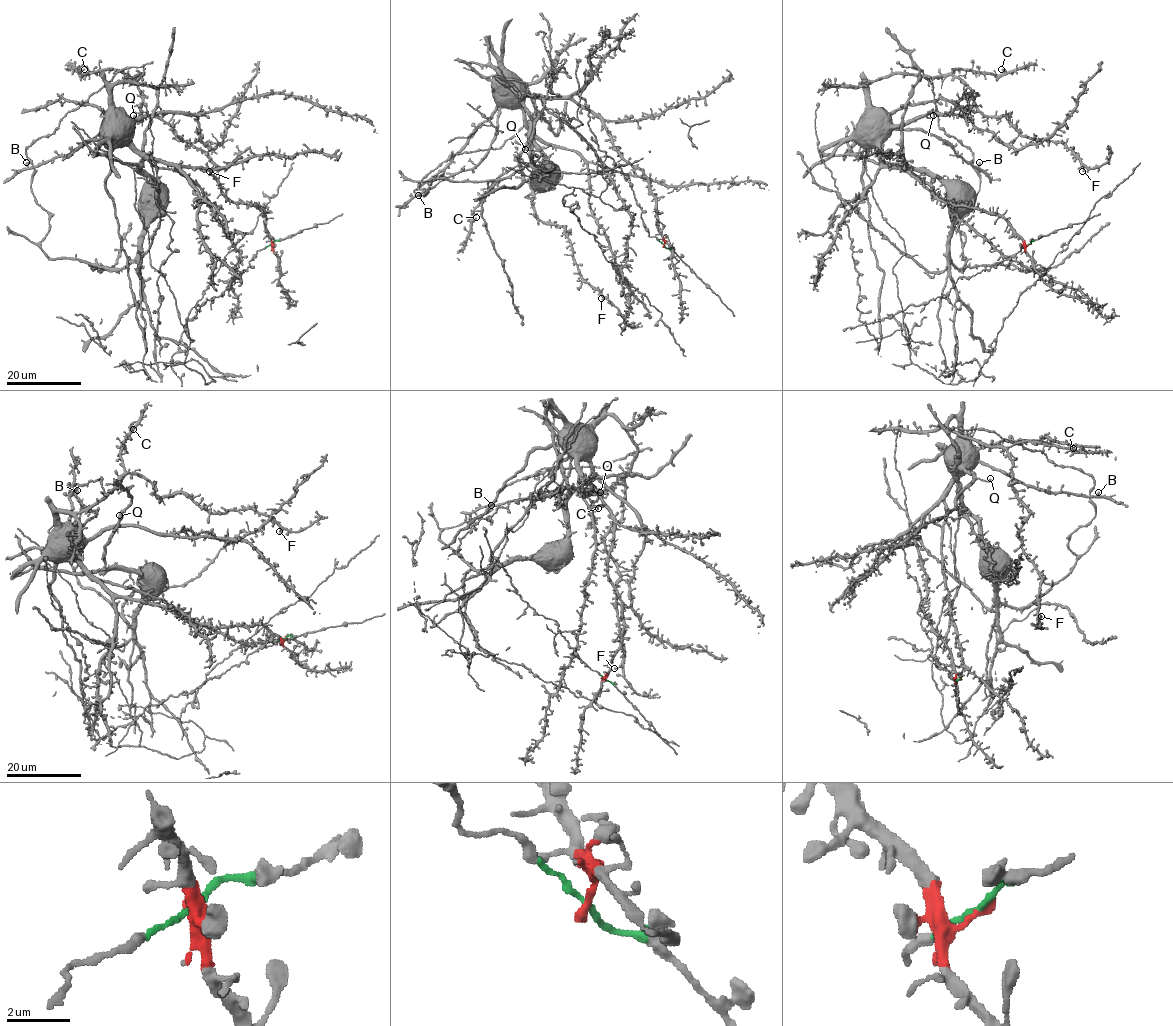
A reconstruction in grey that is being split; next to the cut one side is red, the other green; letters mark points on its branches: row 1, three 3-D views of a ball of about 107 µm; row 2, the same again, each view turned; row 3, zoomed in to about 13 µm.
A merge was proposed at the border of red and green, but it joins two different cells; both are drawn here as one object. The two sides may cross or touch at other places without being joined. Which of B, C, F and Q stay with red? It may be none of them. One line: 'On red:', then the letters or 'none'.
On red: B, C, F, Q

